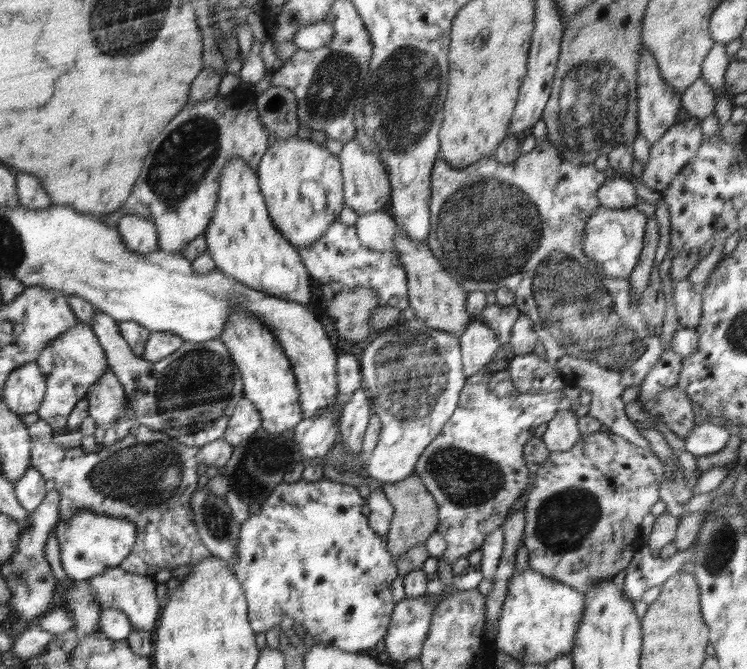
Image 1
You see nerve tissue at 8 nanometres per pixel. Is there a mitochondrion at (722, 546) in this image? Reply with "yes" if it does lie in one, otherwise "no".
yes

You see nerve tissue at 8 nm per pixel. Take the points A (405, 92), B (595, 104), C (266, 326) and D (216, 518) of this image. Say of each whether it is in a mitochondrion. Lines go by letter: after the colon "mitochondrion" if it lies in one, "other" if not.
A: mitochondrion
B: mitochondrion
C: other
D: mitochondrion

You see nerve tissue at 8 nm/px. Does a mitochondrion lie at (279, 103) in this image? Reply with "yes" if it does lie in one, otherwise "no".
yes

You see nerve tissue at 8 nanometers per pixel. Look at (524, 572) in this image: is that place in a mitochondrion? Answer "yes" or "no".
no

